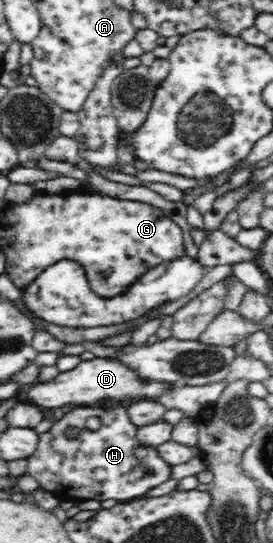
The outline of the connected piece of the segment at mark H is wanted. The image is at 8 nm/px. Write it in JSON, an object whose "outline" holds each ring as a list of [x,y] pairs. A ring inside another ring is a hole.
{"outline":[[[118,405],[118,416],[98,416],[96,407],[76,408],[70,414],[53,421],[52,427],[39,434],[36,450],[27,458],[27,473],[40,483],[40,489],[53,493],[59,500],[132,500],[136,496],[146,494],[151,488],[172,478],[173,467],[170,466],[156,446],[143,446],[138,439],[138,426],[126,416],[126,408]],[[97,416],[101,427],[91,431],[86,427],[86,420]],[[68,428],[78,428],[78,436],[70,438],[66,435]]]}

